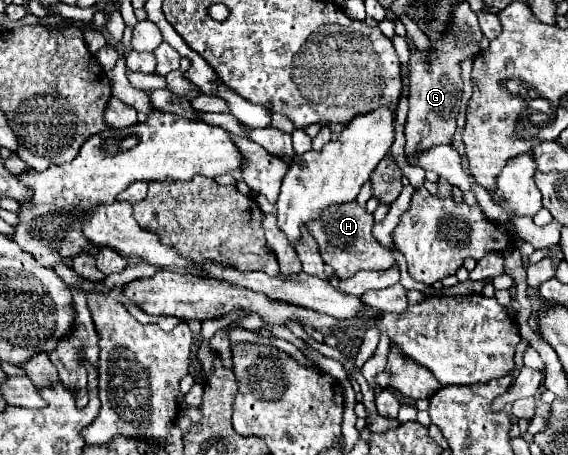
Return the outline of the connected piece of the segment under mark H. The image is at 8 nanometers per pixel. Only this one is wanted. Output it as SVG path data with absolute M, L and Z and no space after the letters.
M352 201L348 205L330 207L328 211L324 211L324 215L318 221L308 223L308 229L310 229L312 237L316 239L324 261L334 267L334 271L340 279L348 279L362 269L386 271L394 265L394 257L392 257L390 249L382 247L372 237L372 215L368 215L366 209L360 207L356 201Z

